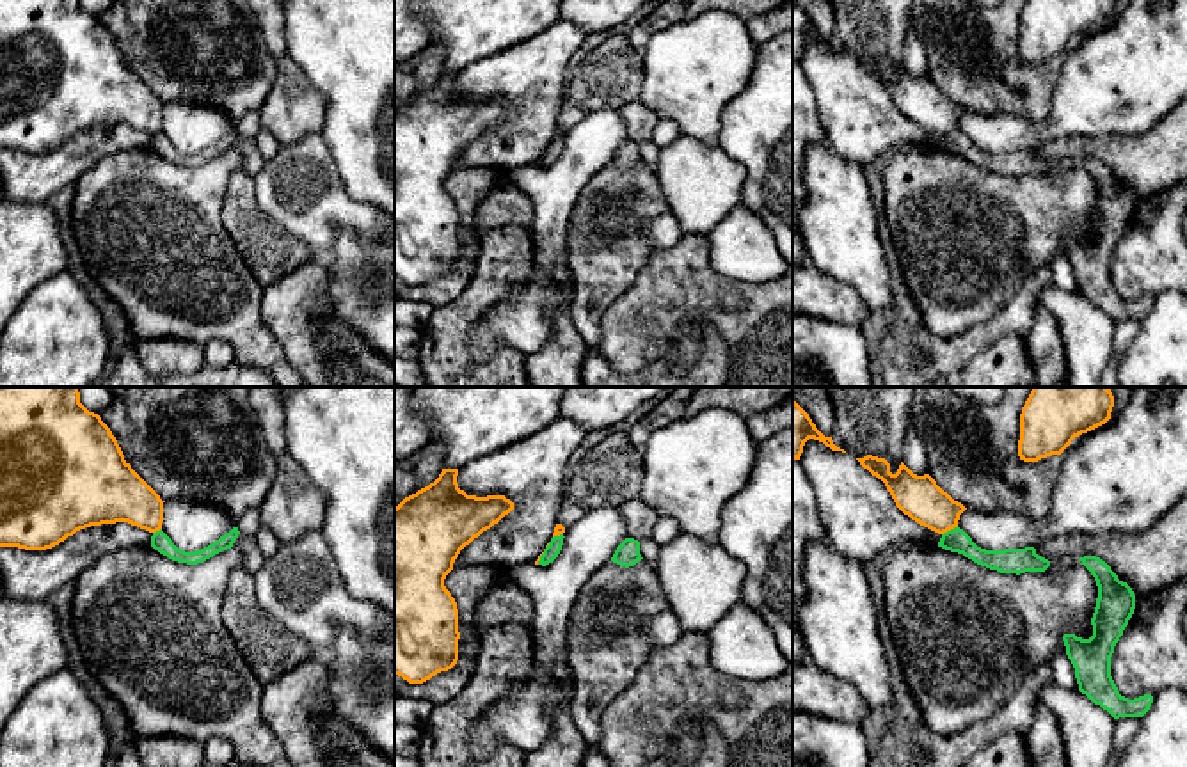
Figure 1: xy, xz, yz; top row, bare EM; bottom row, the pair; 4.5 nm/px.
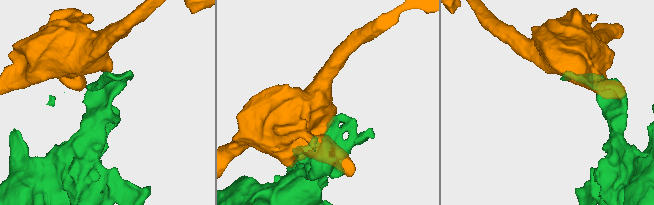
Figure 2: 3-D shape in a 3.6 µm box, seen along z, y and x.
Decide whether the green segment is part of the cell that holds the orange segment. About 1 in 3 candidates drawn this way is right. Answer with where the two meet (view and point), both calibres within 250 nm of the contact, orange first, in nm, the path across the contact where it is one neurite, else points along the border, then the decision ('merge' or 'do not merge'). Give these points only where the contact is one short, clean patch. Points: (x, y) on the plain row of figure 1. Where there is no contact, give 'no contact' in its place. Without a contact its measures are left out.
meets orange in yz at (949, 132); 200 nm thick on the orange side, 110 nm on the other; border along yz (956, 128), (942, 137); do not merge

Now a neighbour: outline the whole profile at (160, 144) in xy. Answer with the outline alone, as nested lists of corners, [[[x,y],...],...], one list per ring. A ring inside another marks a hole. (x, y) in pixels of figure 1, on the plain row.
[[[233,130],[229,135],[220,138],[211,147],[208,147],[201,153],[195,153],[195,154],[185,154],[185,153],[178,151],[172,146],[172,142],[160,131],[160,133],[153,135],[151,149],[172,163],[197,167],[197,165],[203,165],[203,163],[213,160],[215,156],[219,156],[222,153],[231,151],[235,142],[238,140],[238,137],[240,137],[238,130]]]

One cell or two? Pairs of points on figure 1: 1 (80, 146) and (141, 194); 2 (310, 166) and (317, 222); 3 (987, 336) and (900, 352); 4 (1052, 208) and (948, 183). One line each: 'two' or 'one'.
1: two
2: one
3: one
4: one

